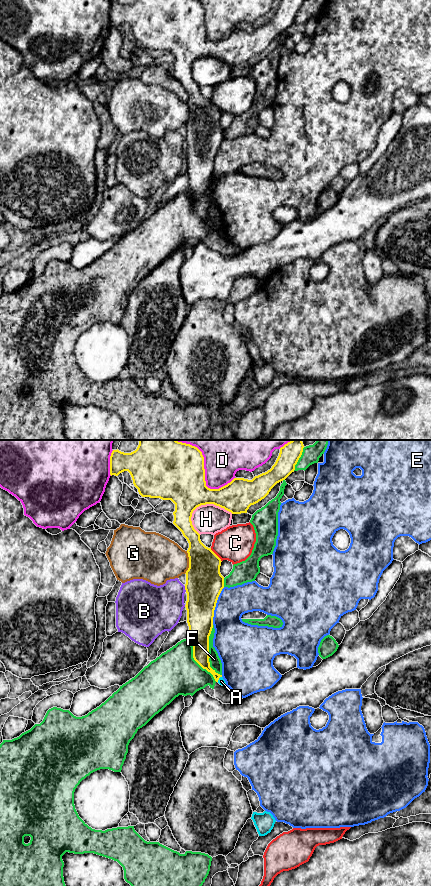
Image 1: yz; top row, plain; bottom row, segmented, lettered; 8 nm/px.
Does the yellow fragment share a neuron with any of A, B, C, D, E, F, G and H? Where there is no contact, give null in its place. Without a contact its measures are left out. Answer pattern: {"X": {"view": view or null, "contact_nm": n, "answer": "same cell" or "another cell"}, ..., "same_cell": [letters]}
{"A": {"view": "yz", "contact_nm": 60, "answer": "another cell"}, "B": {"view": "yz", "contact_nm": 50, "answer": "another cell"}, "C": {"view": "yz", "contact_nm": 140, "answer": "another cell"}, "D": {"view": "yz", "contact_nm": 600, "answer": "another cell"}, "E": {"view": "yz", "contact_nm": 320, "answer": "another cell"}, "F": {"view": "yz", "contact_nm": 420, "answer": "another cell"}, "G": {"view": "yz", "contact_nm": 190, "answer": "another cell"}, "H": {"view": "yz", "contact_nm": 340, "answer": "another cell"}, "same_cell": []}

